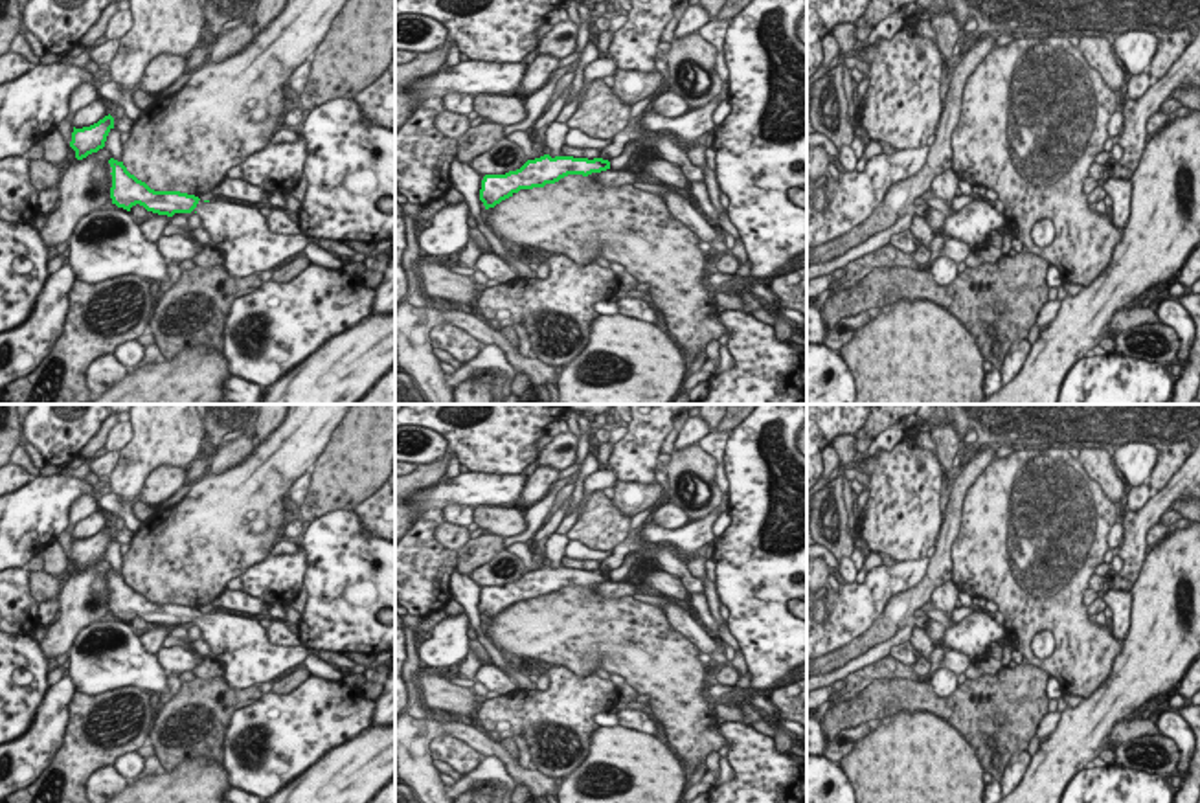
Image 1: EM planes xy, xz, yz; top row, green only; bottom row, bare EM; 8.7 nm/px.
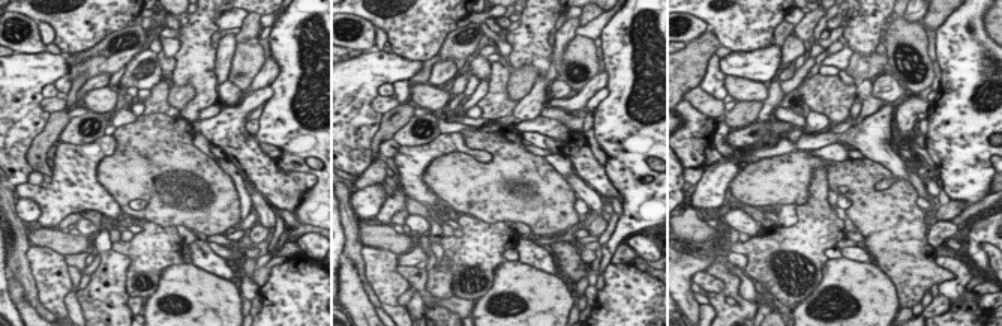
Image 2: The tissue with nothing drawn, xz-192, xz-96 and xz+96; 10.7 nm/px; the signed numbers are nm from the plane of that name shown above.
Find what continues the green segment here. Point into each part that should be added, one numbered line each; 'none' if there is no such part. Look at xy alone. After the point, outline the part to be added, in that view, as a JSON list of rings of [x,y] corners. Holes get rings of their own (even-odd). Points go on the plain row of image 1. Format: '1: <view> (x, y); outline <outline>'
1: xy (237, 640); outline [[[230,610],[198,612],[193,621],[200,627],[202,638],[211,645],[211,656],[224,663],[224,678],[239,689],[276,680],[283,673],[303,665],[305,645],[274,645],[259,616]]]

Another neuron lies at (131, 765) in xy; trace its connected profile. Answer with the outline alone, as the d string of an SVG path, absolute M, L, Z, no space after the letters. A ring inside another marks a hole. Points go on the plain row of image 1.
M130 752L116 761L116 768L129 779L138 777L147 768L147 757L140 752Z

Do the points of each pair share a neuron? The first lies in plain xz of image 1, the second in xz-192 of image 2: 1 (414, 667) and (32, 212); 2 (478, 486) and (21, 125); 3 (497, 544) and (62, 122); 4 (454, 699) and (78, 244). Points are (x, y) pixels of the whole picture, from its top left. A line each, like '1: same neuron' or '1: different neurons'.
1: different neurons
2: same neuron
3: same neuron
4: same neuron

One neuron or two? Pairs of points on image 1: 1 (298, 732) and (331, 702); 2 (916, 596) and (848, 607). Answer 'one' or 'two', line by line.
1: one
2: two

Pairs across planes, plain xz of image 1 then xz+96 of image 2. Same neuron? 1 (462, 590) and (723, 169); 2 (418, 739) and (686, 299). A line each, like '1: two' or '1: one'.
1: two
2: one

